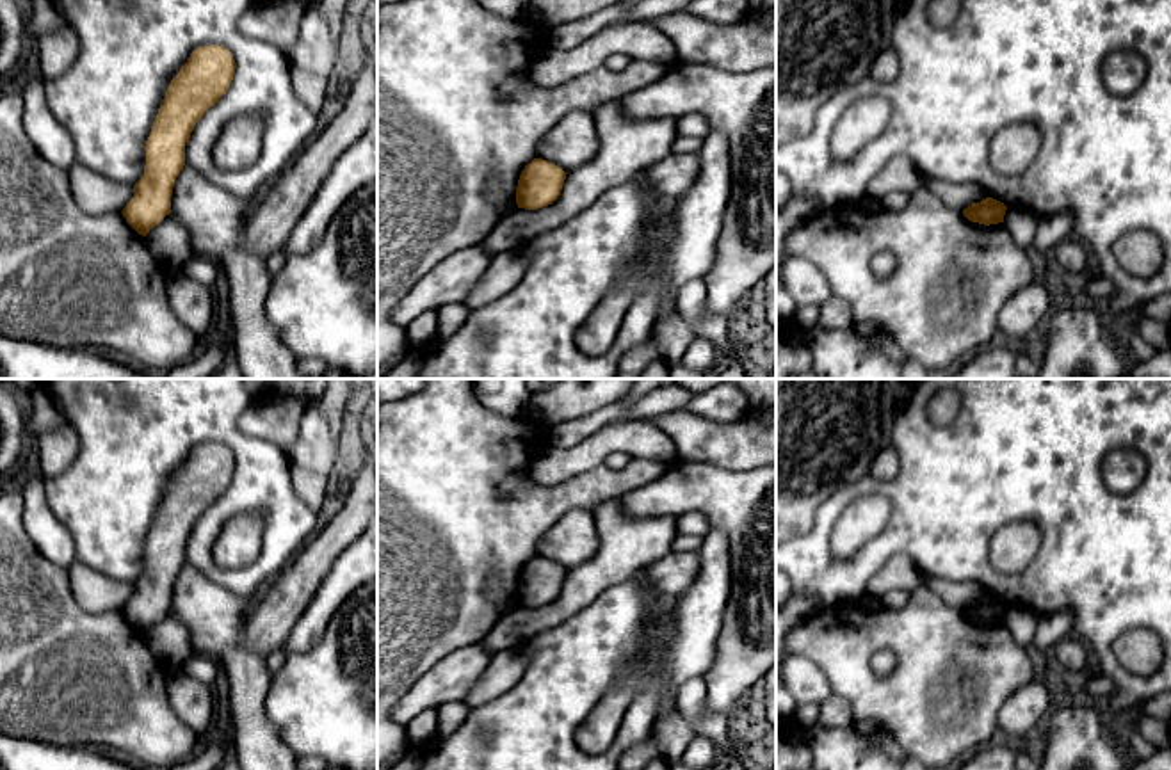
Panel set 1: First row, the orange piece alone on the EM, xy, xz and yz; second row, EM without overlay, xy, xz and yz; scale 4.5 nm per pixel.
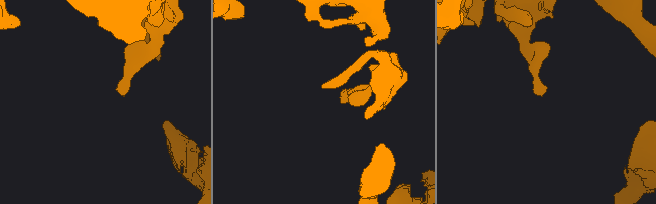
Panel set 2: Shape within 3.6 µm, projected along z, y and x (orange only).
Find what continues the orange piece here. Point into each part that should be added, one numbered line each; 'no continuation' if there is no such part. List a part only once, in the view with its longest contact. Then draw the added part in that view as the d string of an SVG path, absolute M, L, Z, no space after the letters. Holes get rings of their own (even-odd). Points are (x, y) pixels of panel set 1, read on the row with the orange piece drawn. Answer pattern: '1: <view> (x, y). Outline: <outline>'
1: yz (940, 304). Outline: M924 185L911 192L902 210L870 212L863 205L819 210L790 233L783 261L787 256L808 260L824 274L831 295L851 306L856 324L874 322L884 327L908 359L915 359L929 373L1000 341L998 311L1002 304L1014 292L1036 281L1027 251L1013 240L1004 222L989 226L972 222L963 212L945 206ZM883 251L895 256L895 270L886 279L879 279L872 270L872 258Z

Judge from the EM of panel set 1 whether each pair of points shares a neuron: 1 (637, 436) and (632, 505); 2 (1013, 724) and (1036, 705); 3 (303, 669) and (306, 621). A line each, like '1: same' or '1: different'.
1: different
2: same
3: different

